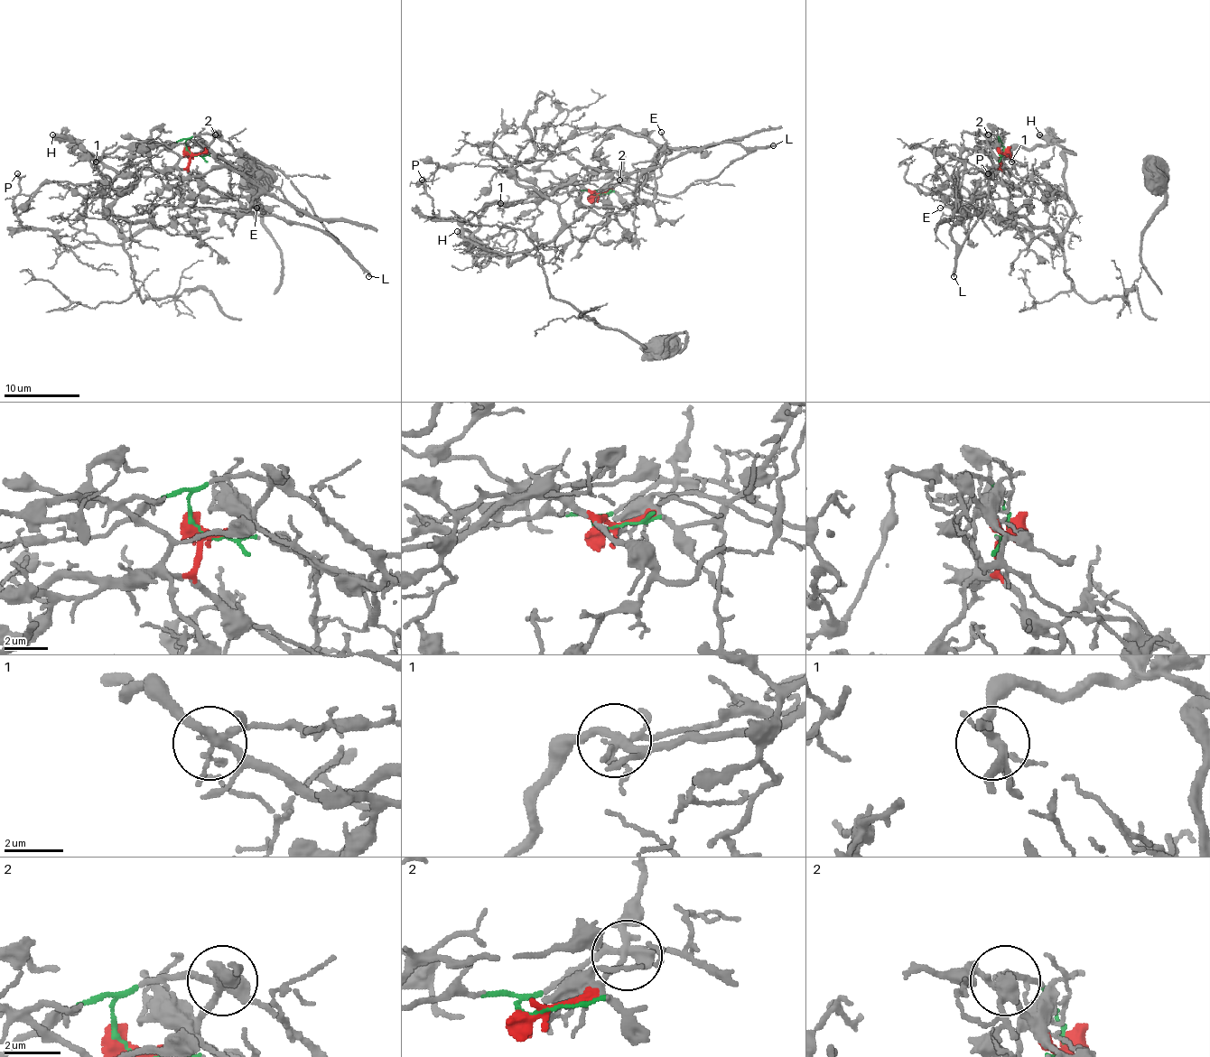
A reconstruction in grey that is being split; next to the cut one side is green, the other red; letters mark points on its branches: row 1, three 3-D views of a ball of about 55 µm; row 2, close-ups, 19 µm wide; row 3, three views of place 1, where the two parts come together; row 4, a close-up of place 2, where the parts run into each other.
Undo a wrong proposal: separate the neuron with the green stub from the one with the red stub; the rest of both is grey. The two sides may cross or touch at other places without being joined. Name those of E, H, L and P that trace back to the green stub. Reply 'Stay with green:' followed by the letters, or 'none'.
Stay with green: L

